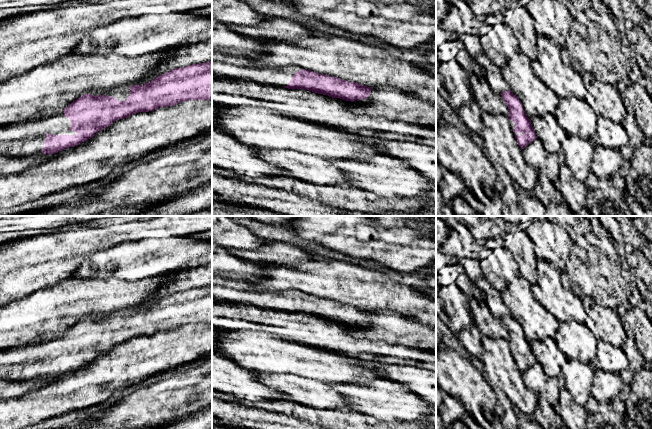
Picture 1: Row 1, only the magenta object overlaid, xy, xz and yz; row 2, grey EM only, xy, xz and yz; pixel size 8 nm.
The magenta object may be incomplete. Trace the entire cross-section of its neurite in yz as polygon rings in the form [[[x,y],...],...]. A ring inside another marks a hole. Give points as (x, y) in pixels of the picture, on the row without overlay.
[[[511,314],[503,316],[501,320],[509,333],[508,341],[511,353],[515,358],[518,369],[524,373],[537,362],[531,344],[526,340],[521,325]]]

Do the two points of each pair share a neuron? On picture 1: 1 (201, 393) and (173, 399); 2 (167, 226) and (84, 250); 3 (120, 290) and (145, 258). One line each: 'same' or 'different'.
1: same
2: same
3: different

